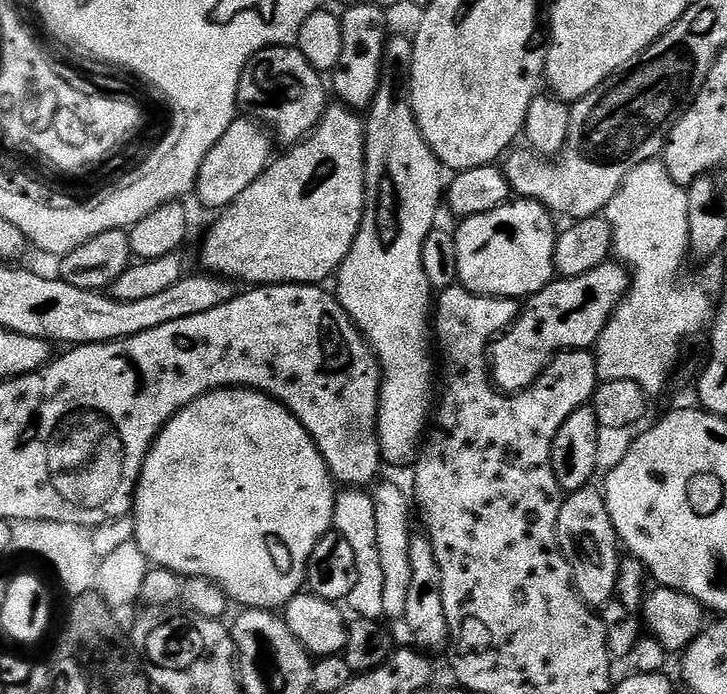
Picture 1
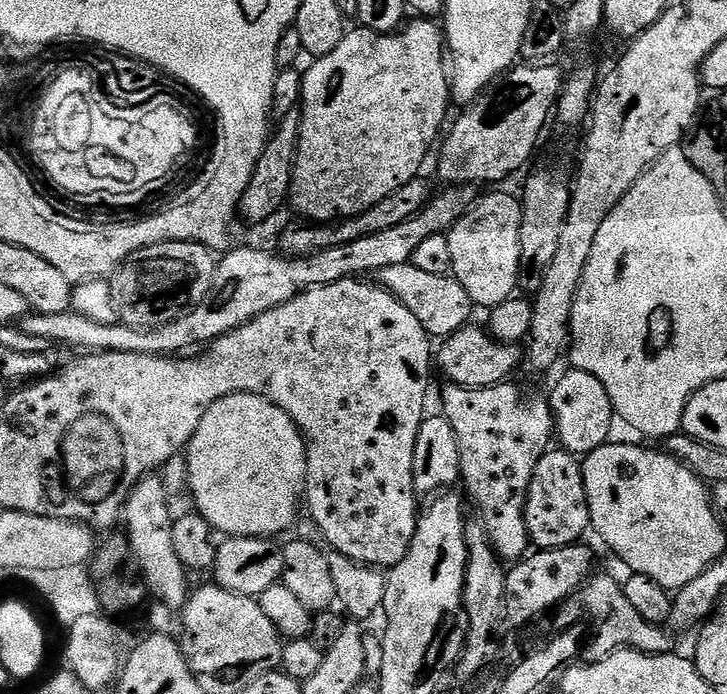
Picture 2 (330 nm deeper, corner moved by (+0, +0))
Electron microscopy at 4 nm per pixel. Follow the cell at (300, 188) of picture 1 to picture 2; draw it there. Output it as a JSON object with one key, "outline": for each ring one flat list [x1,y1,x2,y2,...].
{"outline":[[416,18,410,24,408,32,399,34,375,32,363,26,356,26,353,32,345,31,338,50,313,59,308,72,303,73,300,141,296,144,290,197,290,208,300,215,297,217,322,224,349,220,370,210,370,206,378,206,386,194,394,194,394,190,421,175,420,167,436,135,438,140,445,127,450,105,450,72,446,67,446,41,441,25,432,18]]}

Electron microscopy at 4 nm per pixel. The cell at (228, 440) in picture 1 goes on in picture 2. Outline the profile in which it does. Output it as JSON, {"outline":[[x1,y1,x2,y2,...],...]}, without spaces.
{"outline":[[230,394,226,398,222,398,218,402,214,402,210,406,210,410,206,410,206,414,202,418,202,422,198,422,198,430,194,434,194,438,188,443,186,449,186,457,188,456,188,486,187,491,191,493,195,504,195,511,200,517,217,533,225,532,225,537,234,536,263,536,265,538,279,537,279,532,284,532,293,527,297,523,298,515,296,511,301,511,302,497,306,492,306,481,308,478,308,449,304,447,304,435,300,433,300,429,296,427,295,422,290,419,285,412,278,410,278,406,274,406,274,402,270,402,261,396,254,394]]}

